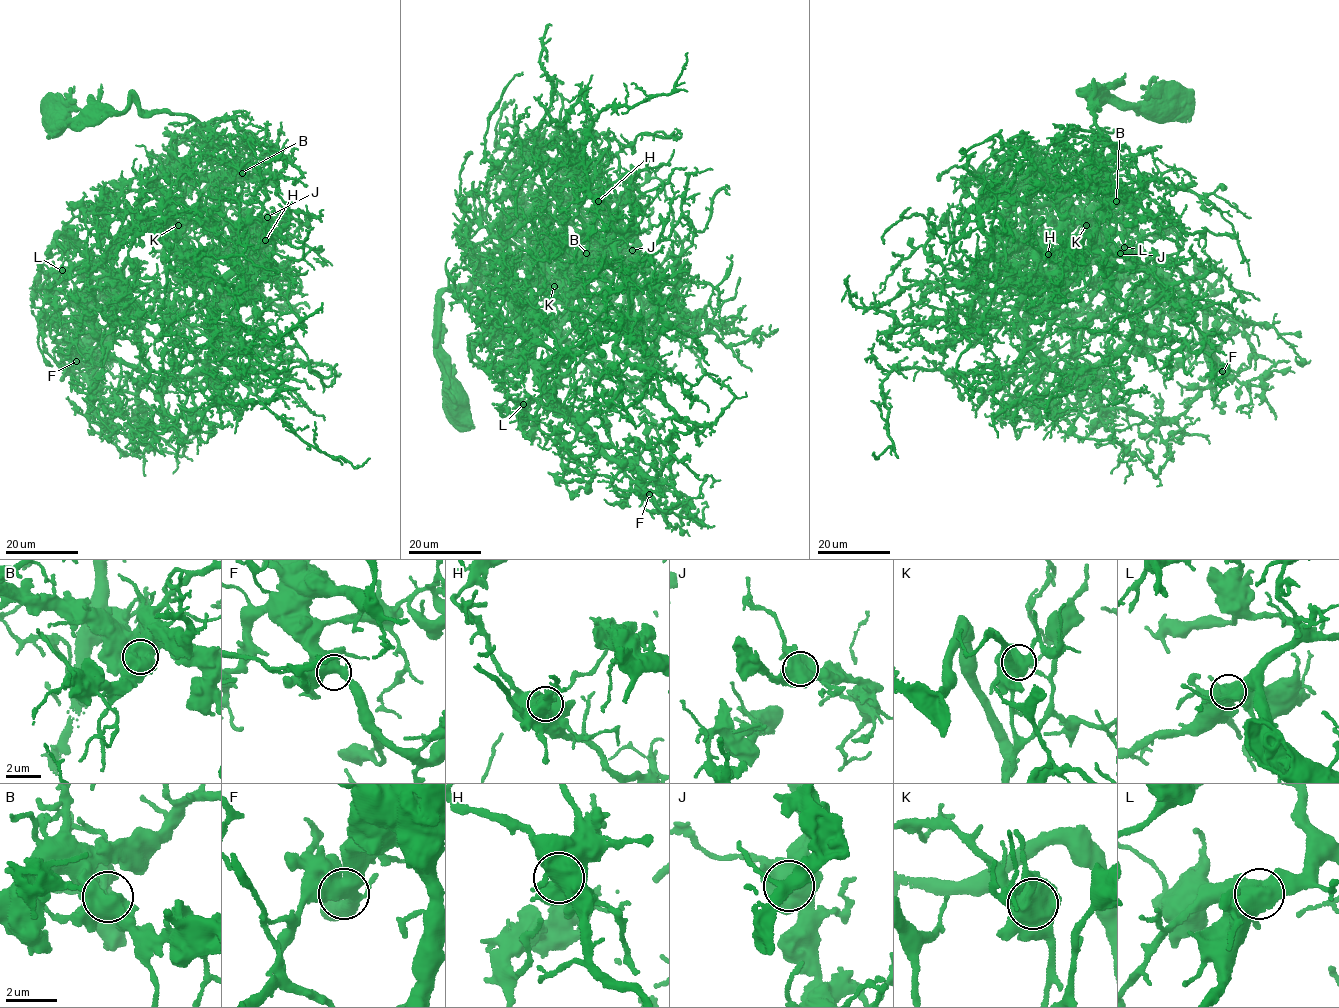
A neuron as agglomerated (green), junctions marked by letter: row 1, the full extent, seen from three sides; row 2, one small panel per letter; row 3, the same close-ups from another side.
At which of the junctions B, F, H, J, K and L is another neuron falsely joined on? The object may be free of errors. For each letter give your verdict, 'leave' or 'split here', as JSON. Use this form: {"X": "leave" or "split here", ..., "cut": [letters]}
{"B": "leave", "F": "leave", "H": "leave", "J": "leave", "K": "leave", "L": "leave", "cut": []}

